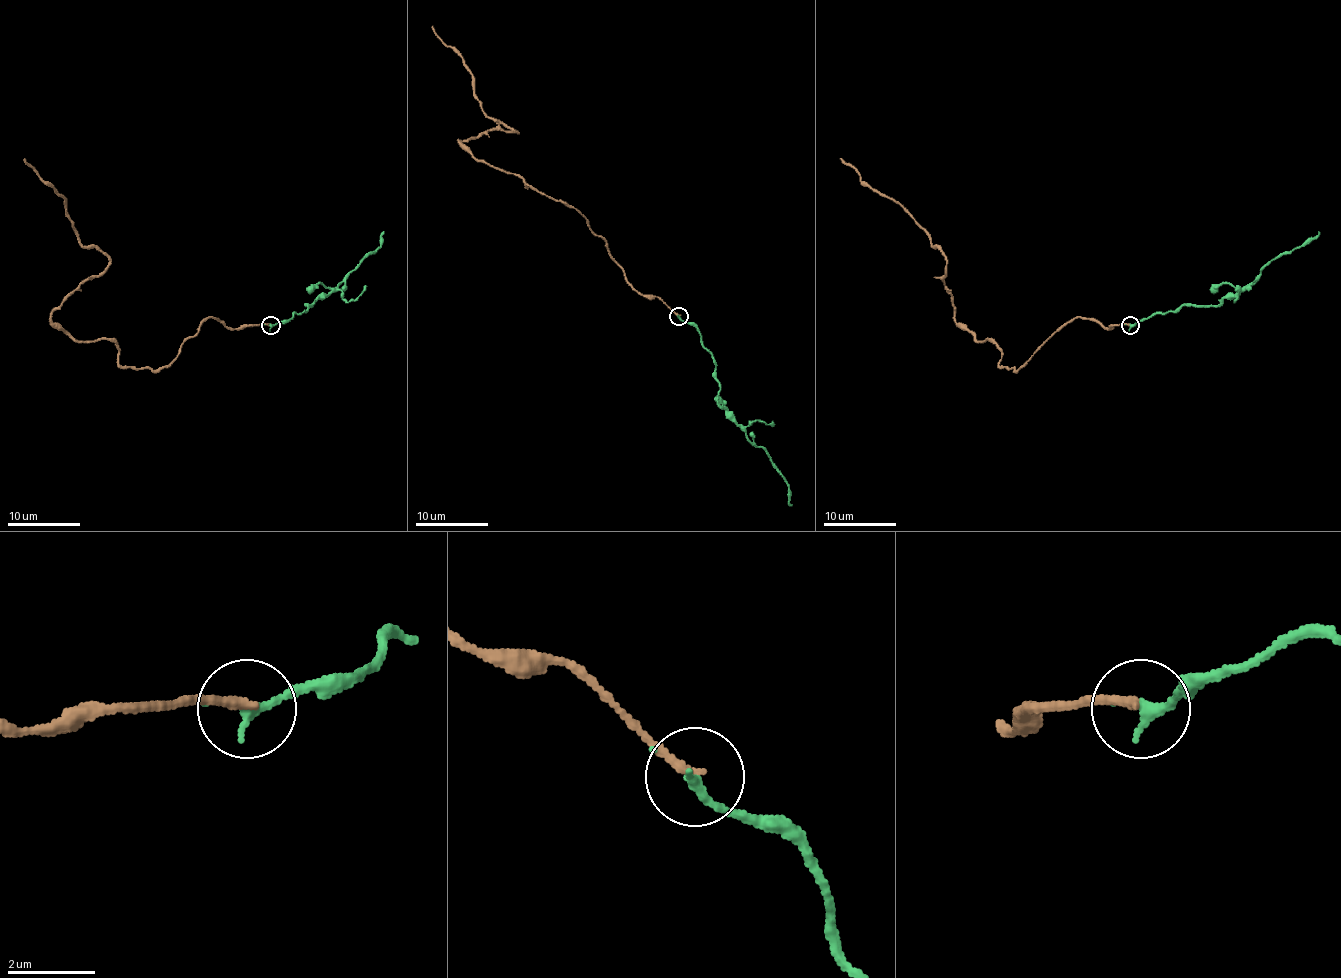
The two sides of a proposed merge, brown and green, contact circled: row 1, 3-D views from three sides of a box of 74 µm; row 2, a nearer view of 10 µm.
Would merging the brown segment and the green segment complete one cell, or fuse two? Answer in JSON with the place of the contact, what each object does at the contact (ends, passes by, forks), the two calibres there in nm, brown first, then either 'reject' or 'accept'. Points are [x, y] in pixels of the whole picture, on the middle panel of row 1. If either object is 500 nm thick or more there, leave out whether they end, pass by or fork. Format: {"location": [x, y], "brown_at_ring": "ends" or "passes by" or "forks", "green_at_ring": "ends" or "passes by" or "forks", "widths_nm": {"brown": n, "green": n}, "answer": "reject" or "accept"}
{"location": [679, 316], "brown_at_ring": "ends", "green_at_ring": "ends", "widths_nm": {"brown": 200, "green": 280}, "answer": "accept"}

